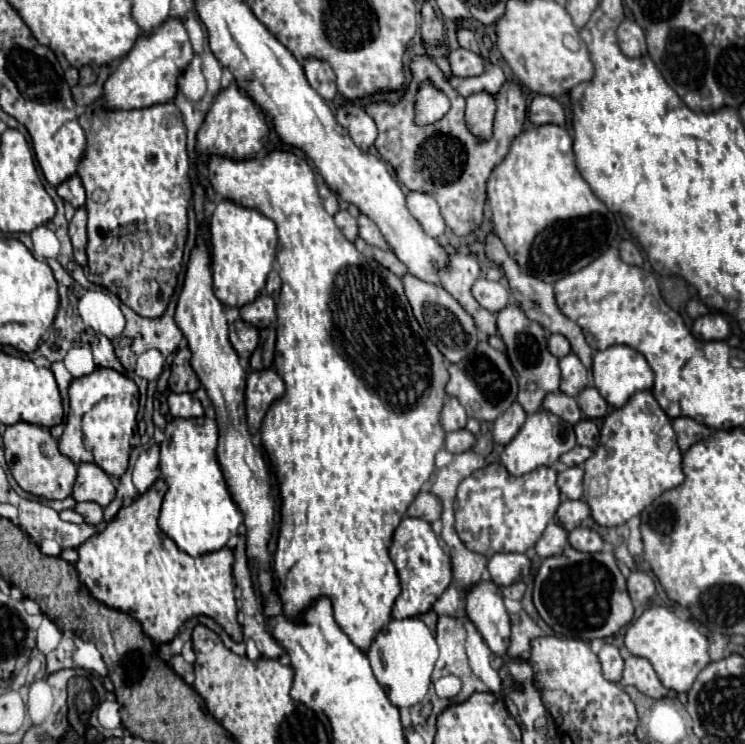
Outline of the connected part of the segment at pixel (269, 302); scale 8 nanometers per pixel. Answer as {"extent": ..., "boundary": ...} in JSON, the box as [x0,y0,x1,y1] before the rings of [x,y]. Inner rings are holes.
{"extent":[240,295,276,329],"boundary":[[[258,295],[252,303],[248,303],[240,309],[240,317],[262,329],[270,327],[276,321],[274,299],[270,295]]]}

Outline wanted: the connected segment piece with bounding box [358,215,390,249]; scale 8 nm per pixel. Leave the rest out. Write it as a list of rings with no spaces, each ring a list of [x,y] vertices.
[[[360,215],[358,217],[358,227],[360,227],[360,237],[368,243],[368,245],[374,245],[378,249],[390,249],[390,245],[386,243],[384,235],[380,233],[380,229],[376,227],[374,221],[370,221],[366,215]]]

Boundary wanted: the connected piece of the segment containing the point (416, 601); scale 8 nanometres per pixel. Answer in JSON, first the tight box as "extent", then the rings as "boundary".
{"extent":[390,517,452,619],"boundary":[[[414,517],[402,519],[398,529],[394,531],[390,559],[398,569],[398,577],[402,573],[402,595],[398,595],[394,603],[394,619],[406,619],[426,613],[452,581],[450,555],[442,539],[432,531],[430,523],[424,519],[414,519]]]}

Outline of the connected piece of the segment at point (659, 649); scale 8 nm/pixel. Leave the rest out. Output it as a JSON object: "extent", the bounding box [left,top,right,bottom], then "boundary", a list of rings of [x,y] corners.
{"extent":[624,607,727,693],"boundary":[[[650,607],[630,625],[624,643],[632,655],[646,657],[652,663],[664,687],[676,693],[686,693],[704,665],[722,659],[727,654],[723,650],[725,637],[722,634],[702,634],[692,619],[684,621],[666,607]]]}

